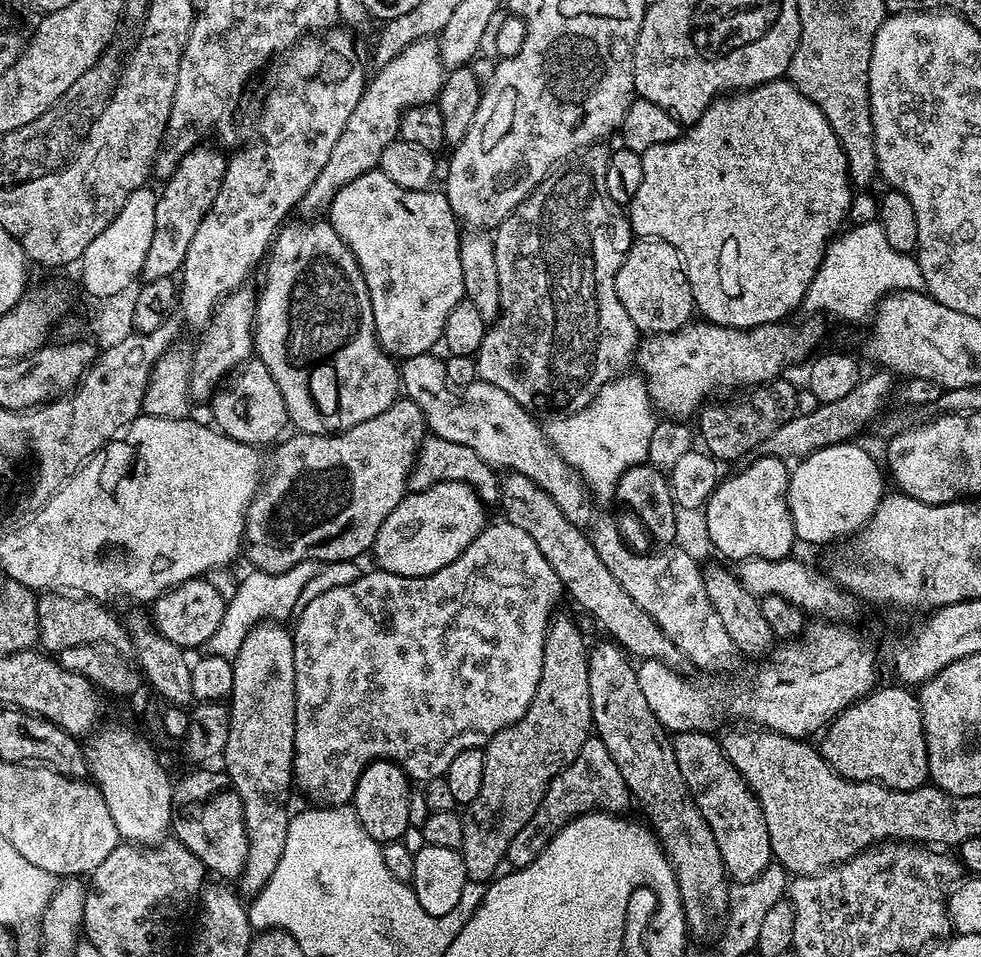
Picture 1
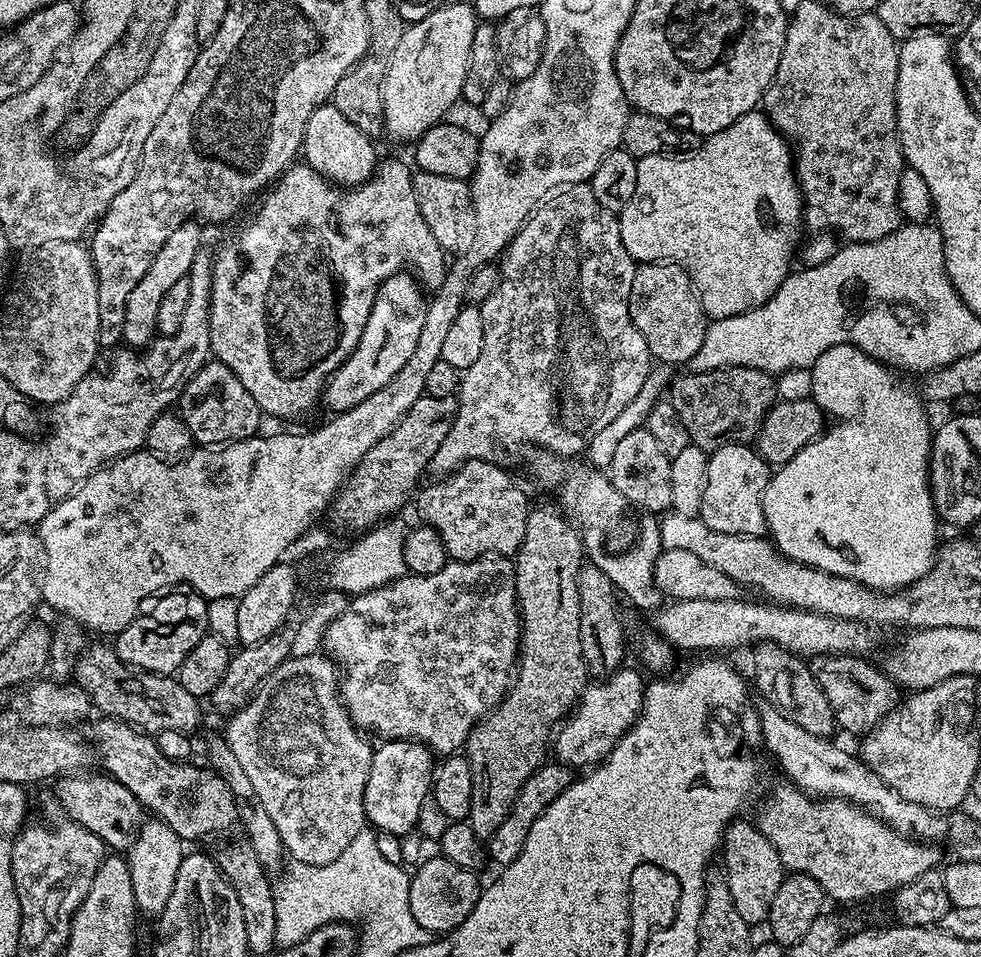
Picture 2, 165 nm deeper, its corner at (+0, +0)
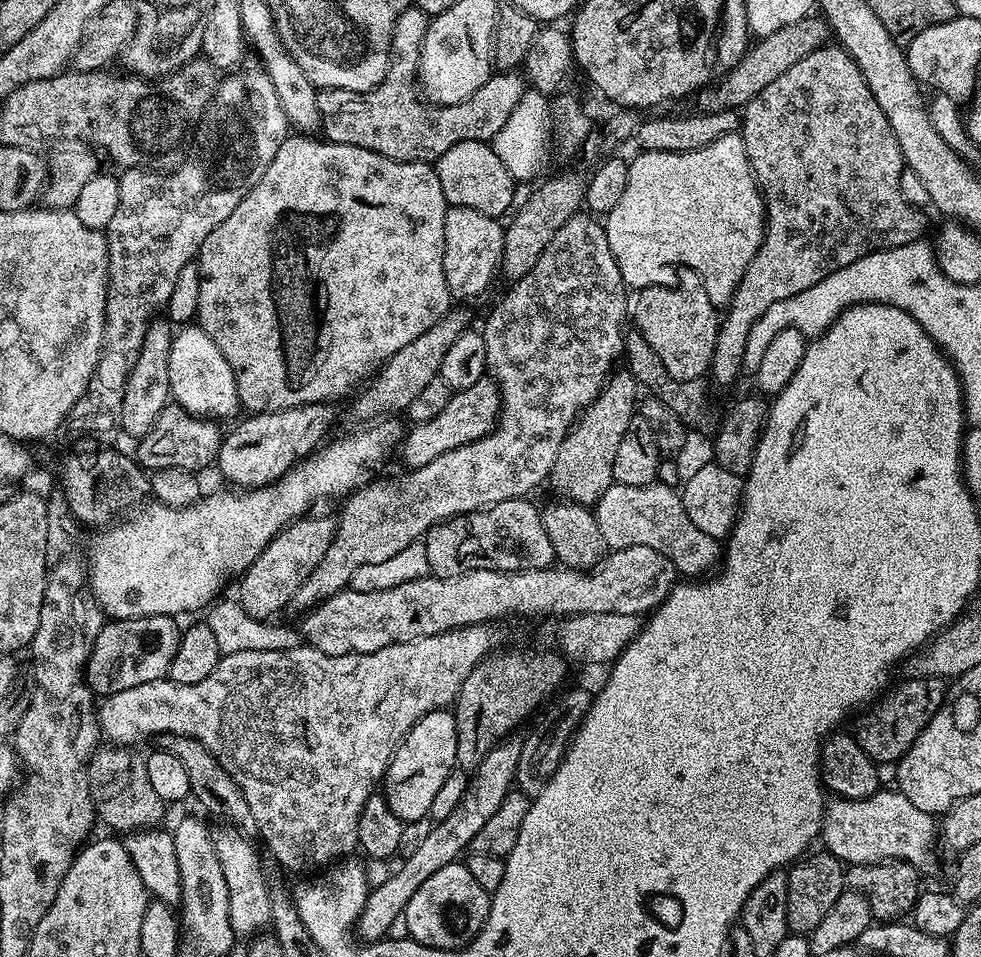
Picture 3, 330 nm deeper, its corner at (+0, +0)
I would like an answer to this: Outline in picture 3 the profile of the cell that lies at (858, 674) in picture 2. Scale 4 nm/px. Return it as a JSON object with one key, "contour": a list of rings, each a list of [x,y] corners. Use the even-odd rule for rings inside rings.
{"contour":[[[941,677],[904,678],[897,688],[889,687],[879,697],[875,707],[868,710],[873,710],[873,712],[865,711],[863,713],[865,716],[861,718],[860,725],[854,729],[858,746],[862,746],[864,753],[876,765],[895,765],[904,757],[906,750],[910,750],[910,746],[914,746],[918,734],[922,734],[922,730],[926,730],[930,718],[934,718],[934,714],[938,714],[942,702],[947,696],[948,684]]]}

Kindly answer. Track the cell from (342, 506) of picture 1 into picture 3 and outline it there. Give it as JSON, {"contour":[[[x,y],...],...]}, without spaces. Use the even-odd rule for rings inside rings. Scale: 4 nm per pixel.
{"contour":[[[485,378],[474,382],[461,392],[452,392],[446,406],[431,420],[421,424],[413,423],[408,432],[402,436],[398,448],[398,456],[404,459],[404,468],[411,470],[426,466],[426,462],[434,462],[438,454],[446,454],[446,450],[454,450],[458,446],[466,446],[496,427],[500,419],[500,388],[496,381]]]}

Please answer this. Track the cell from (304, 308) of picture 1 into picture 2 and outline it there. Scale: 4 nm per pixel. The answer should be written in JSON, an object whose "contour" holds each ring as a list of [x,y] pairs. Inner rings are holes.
{"contour":[[[381,159],[378,171],[364,184],[345,190],[337,186],[325,176],[320,176],[306,162],[296,162],[289,166],[280,179],[271,185],[270,190],[263,193],[264,201],[256,212],[256,217],[240,232],[237,240],[232,240],[220,253],[215,253],[212,262],[212,293],[210,294],[210,346],[212,356],[221,360],[234,374],[238,374],[238,382],[250,390],[254,402],[258,402],[261,413],[265,417],[281,416],[288,420],[291,416],[300,416],[303,412],[311,410],[315,404],[322,400],[324,386],[332,371],[344,361],[347,356],[358,346],[362,338],[362,326],[366,326],[366,318],[370,318],[370,310],[374,306],[376,292],[380,283],[390,278],[395,272],[401,271],[400,260],[429,260],[432,263],[433,285],[439,286],[444,280],[446,271],[446,253],[440,243],[430,234],[430,226],[426,226],[426,218],[422,218],[422,210],[418,210],[418,198],[414,198],[411,167],[407,168],[400,160]]]}

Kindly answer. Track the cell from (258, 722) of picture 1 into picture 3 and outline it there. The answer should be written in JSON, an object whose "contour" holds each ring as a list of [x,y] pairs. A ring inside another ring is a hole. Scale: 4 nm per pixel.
{"contour":[[[309,514],[301,516],[287,524],[258,554],[258,558],[245,568],[240,580],[238,601],[242,610],[256,620],[271,621],[275,612],[284,612],[290,598],[298,594],[298,588],[310,578],[310,574],[318,562],[322,562],[322,554],[330,550],[330,542],[334,542],[336,520],[328,516]]]}

